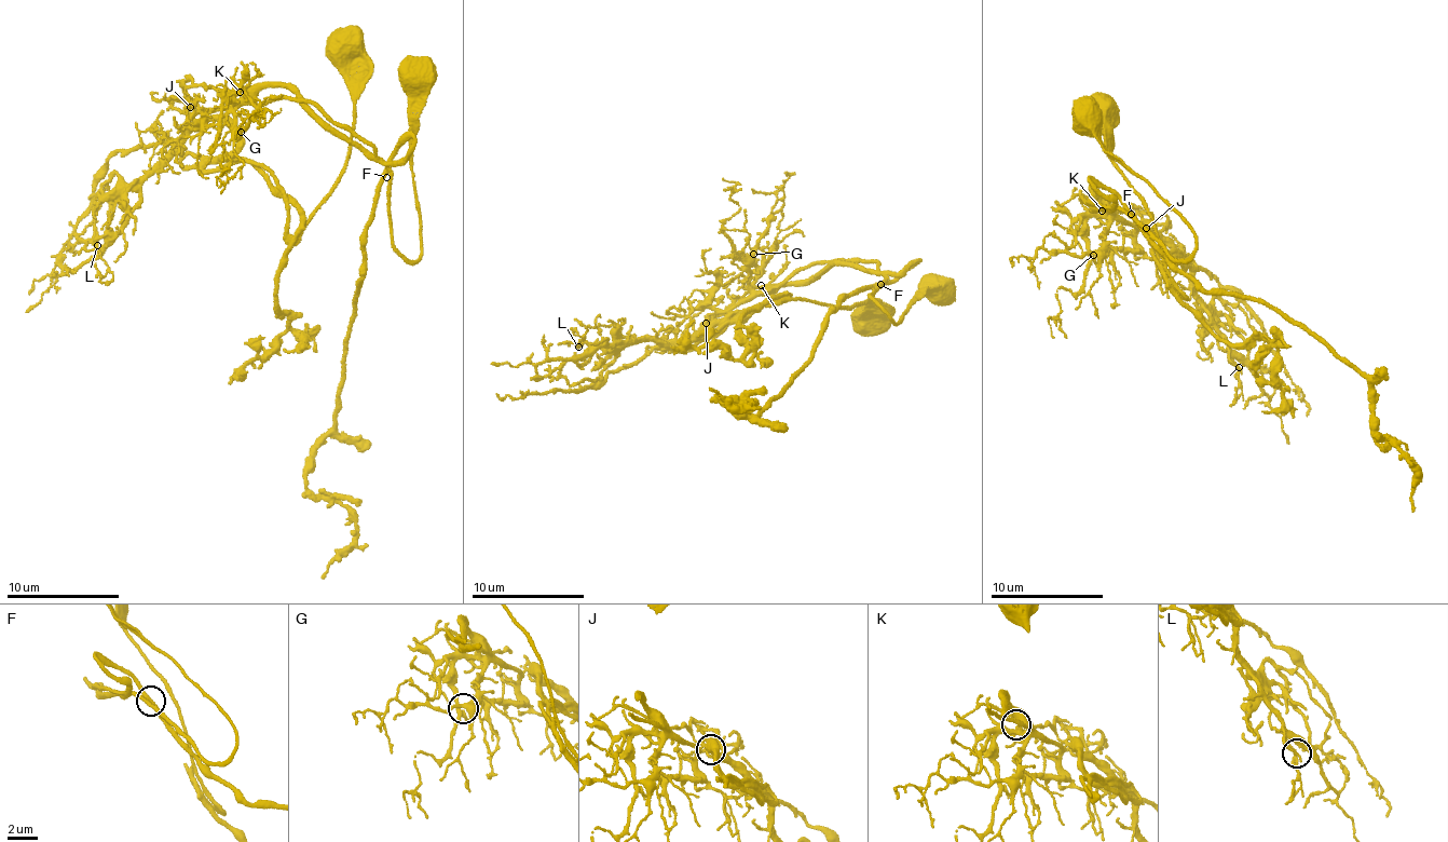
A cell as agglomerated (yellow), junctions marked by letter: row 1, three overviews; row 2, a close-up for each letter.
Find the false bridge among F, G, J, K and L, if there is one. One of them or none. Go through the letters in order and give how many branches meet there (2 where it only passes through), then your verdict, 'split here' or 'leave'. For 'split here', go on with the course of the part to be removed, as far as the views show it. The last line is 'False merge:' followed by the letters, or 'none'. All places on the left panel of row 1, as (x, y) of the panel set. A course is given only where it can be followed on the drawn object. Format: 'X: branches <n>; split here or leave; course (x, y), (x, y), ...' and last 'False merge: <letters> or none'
F: branches 4; leave
G: branches 4; leave
J: branches 4; split here; course (191, 107), (308, 98), (386, 167), (367, 229), (342, 407), (306, 481), (347, 508), (355, 537), (323, 579)
K: branches 4; leave
L: branches 5; leave
False merge: J

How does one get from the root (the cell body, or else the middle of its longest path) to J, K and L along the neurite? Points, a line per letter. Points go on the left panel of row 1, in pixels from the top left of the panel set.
J: (345, 46), (352, 141), (336, 186), (306, 217), (238, 153), (237, 137), (220, 121), (195, 120), (191, 107)
K: (345, 46), (352, 141), (336, 186), (306, 217), (238, 153), (222, 123), (192, 116), (240, 92)
L: (345, 46), (352, 141), (336, 186), (310, 216), (250, 163), (167, 155), (97, 245)

